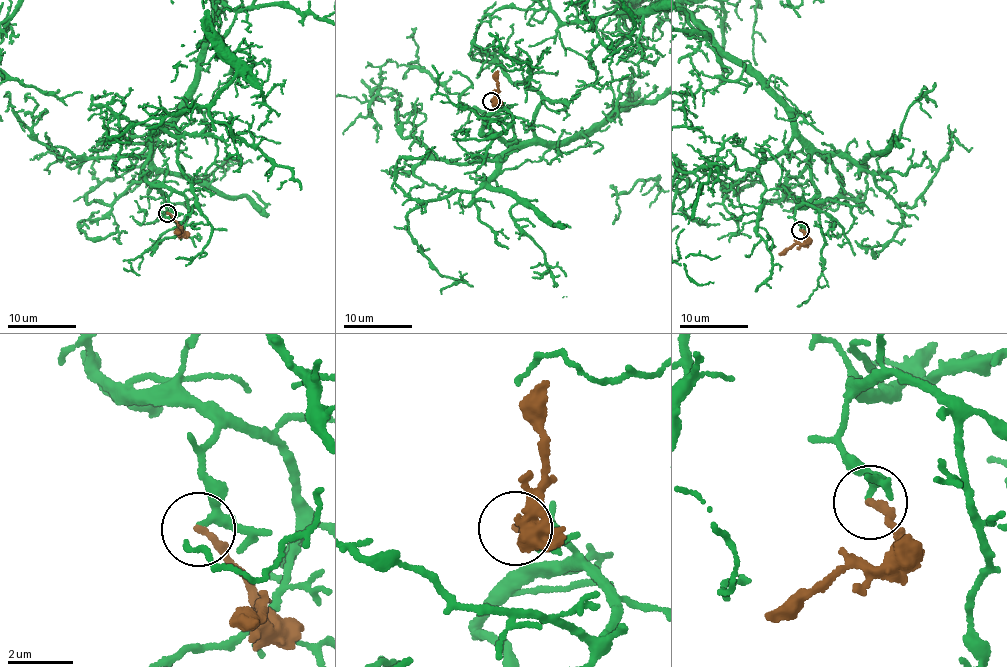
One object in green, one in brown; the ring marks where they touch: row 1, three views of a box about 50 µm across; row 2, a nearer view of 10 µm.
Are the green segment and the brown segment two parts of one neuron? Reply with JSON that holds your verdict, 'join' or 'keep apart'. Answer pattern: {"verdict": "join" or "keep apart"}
{"verdict": "keep apart"}

